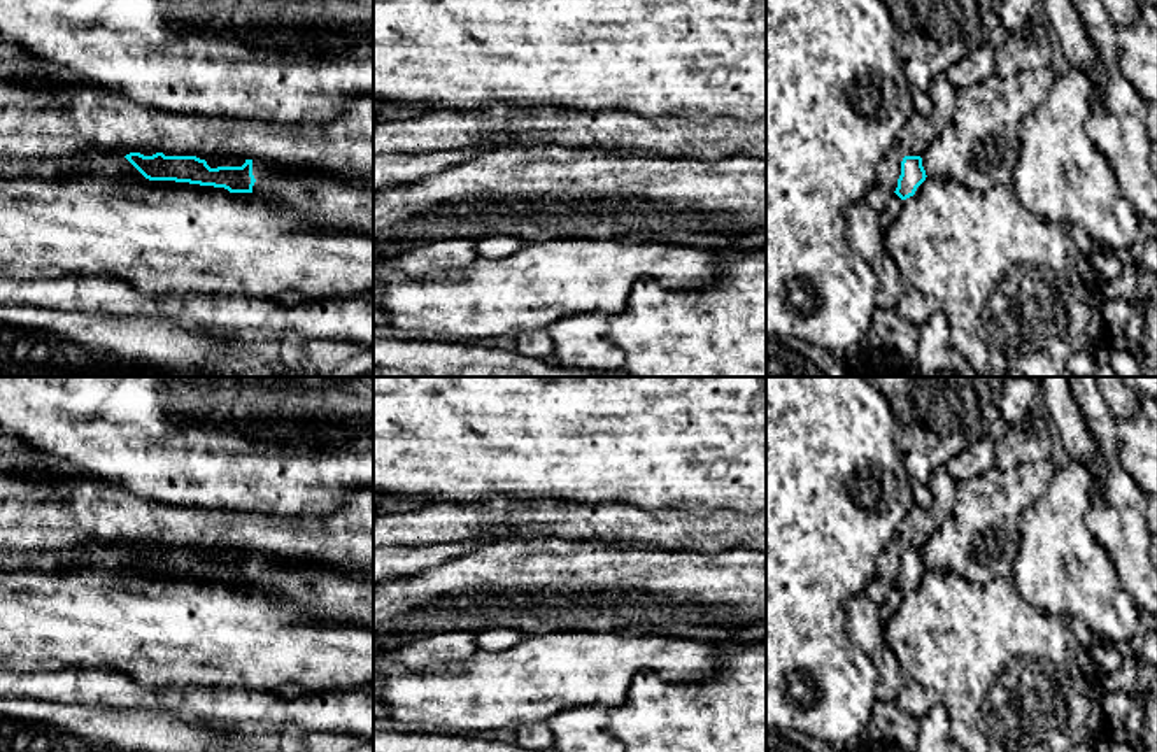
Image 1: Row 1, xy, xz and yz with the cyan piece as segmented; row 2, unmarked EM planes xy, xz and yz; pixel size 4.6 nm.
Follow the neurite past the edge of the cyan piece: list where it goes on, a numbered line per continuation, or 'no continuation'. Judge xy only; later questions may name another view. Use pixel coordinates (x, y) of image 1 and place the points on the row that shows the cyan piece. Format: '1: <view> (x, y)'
1: xy (326, 202)

